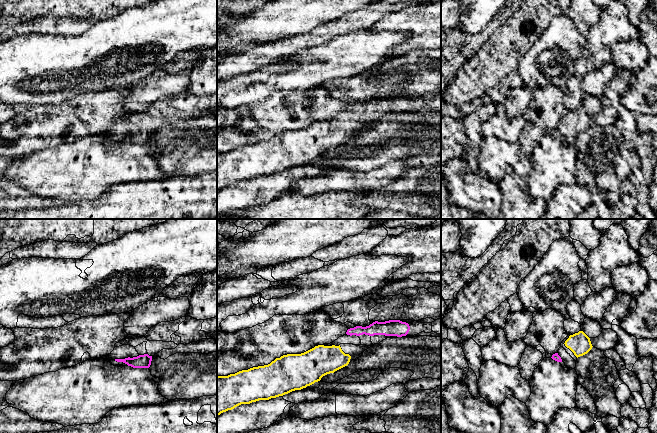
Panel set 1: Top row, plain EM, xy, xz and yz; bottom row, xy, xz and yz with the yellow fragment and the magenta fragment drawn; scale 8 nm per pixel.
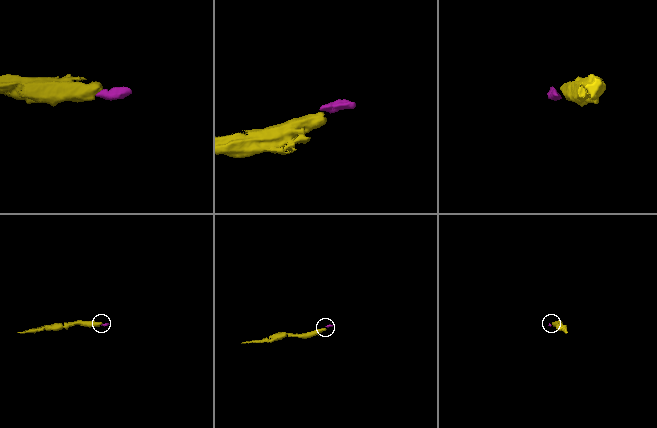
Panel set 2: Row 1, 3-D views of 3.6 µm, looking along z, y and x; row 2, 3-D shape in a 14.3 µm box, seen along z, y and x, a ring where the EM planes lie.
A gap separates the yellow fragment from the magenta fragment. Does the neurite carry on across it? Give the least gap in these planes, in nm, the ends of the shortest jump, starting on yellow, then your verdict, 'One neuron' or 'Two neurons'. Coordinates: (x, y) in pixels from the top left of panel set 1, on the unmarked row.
Distance 90 nm. Across: yz (565, 121), (557, 129). One neuron

